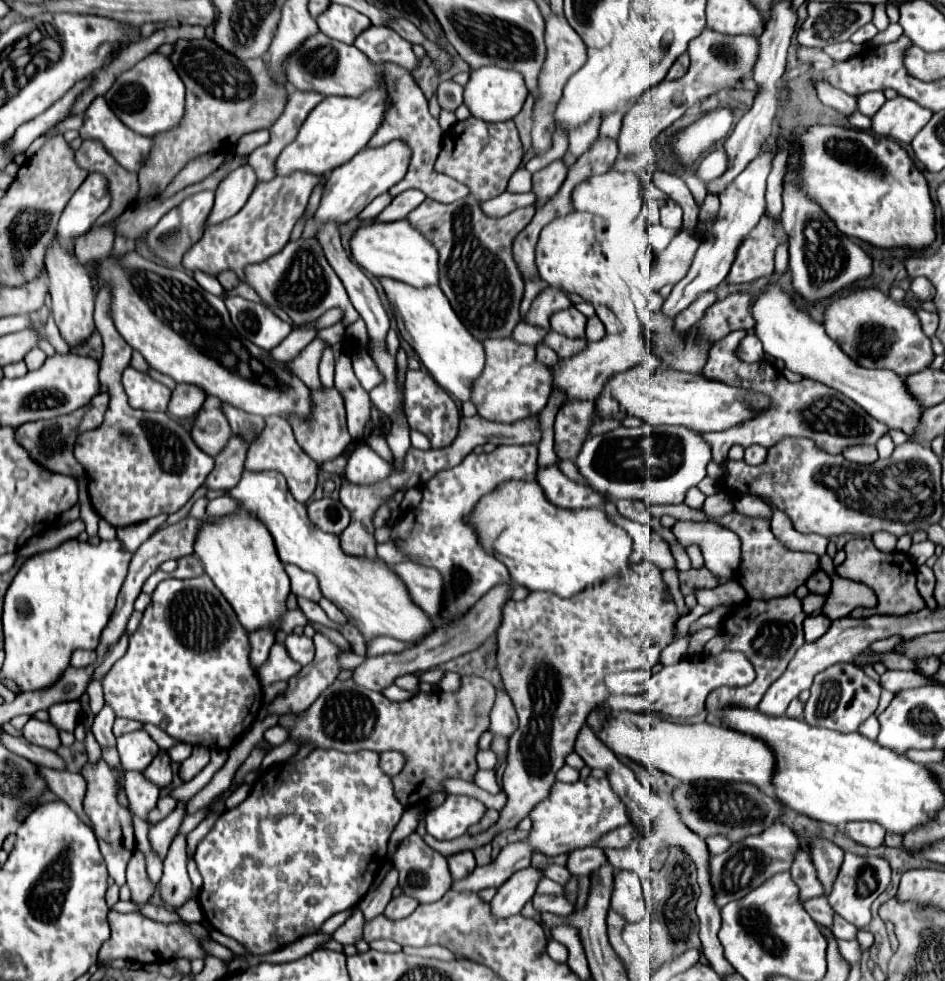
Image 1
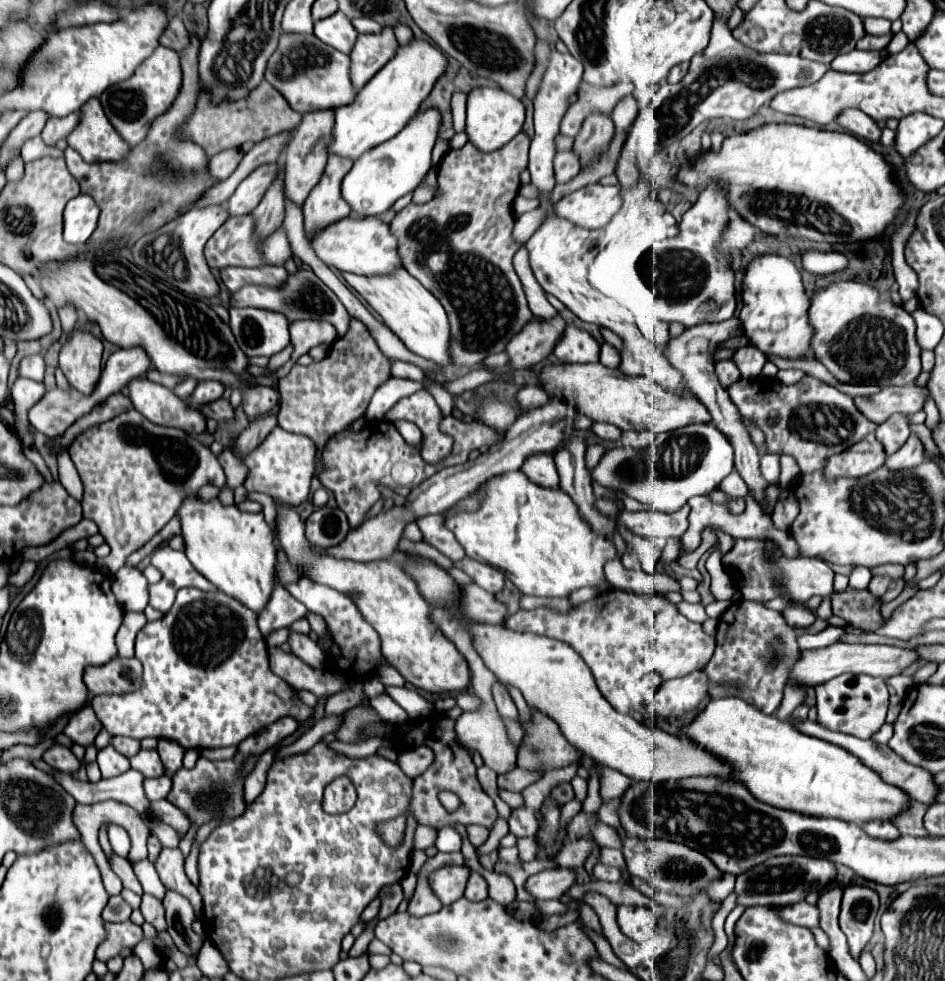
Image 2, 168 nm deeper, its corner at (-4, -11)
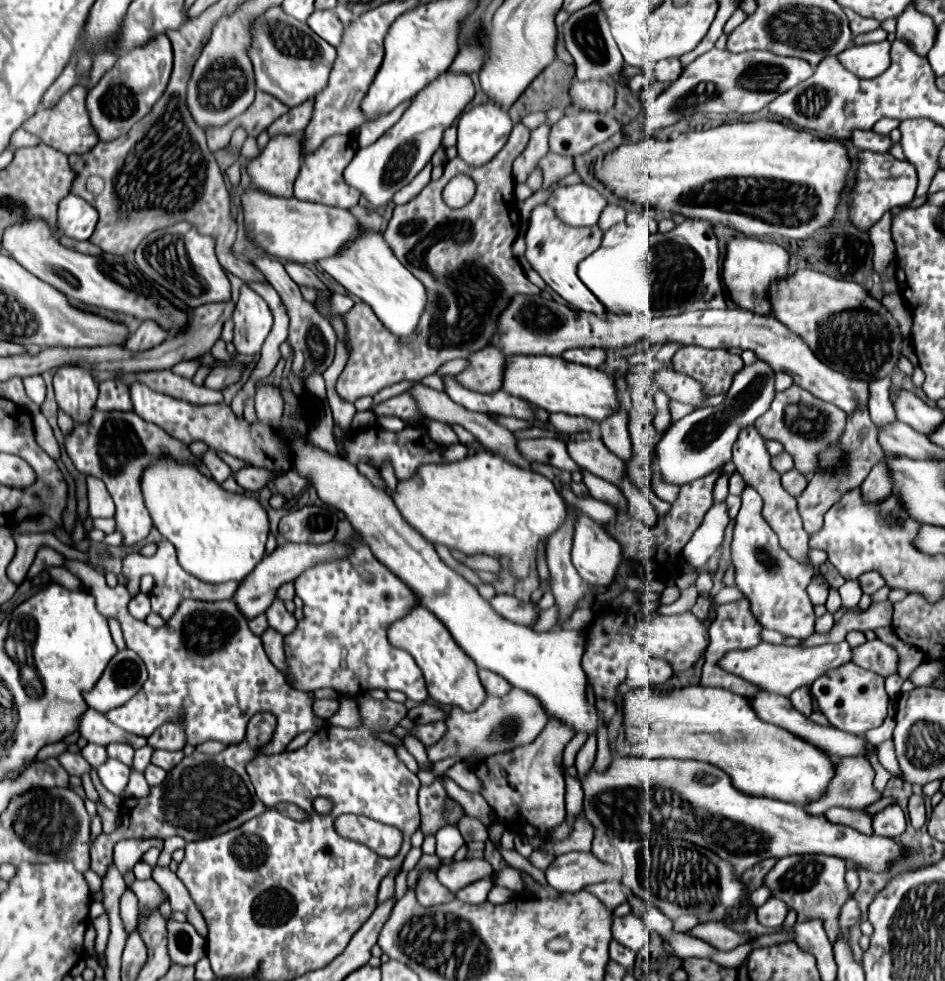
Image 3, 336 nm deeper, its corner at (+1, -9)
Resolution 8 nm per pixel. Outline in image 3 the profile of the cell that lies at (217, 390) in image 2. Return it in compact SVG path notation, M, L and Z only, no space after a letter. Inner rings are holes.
M238 363L236 367L226 367L226 365L218 365L210 371L210 375L206 377L204 381L204 387L210 387L210 389L224 389L228 387L230 383L236 383L242 375L242 363Z

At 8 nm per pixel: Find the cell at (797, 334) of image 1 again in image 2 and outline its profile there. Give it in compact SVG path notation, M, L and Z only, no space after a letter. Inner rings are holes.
M761 255L755 257L745 267L743 277L743 309L739 313L745 337L763 353L773 353L789 359L811 357L809 339L813 329L809 329L807 309L809 299L801 283L801 273L795 263L781 255Z

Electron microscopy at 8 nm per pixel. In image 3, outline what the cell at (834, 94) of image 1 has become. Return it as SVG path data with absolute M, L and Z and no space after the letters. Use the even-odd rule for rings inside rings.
M854 129L852 131L852 143L858 149L868 149L868 151L876 151L876 153L888 153L892 141L890 137L880 139L880 135L876 135L874 131L864 131L864 129Z

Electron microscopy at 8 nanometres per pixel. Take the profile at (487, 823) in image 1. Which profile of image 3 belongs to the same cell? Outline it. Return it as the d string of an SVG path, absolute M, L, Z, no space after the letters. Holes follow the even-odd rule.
M464 815L464 817L458 821L456 827L460 829L460 833L462 833L462 837L466 839L466 843L468 843L468 841L488 841L488 831L486 831L486 827L484 827L478 819L474 819L474 817Z

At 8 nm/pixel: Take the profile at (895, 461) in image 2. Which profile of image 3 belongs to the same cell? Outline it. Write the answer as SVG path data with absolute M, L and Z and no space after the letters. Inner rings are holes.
M884 461L876 463L866 481L862 483L862 493L870 501L882 501L892 491L892 477L888 477L888 469L884 469Z

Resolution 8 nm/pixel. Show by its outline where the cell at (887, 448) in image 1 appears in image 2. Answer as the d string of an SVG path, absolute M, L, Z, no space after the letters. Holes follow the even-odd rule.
M891 415L887 421L877 425L877 439L883 443L887 455L891 455L893 451L897 451L909 437L909 425L907 425L907 417L905 415Z

